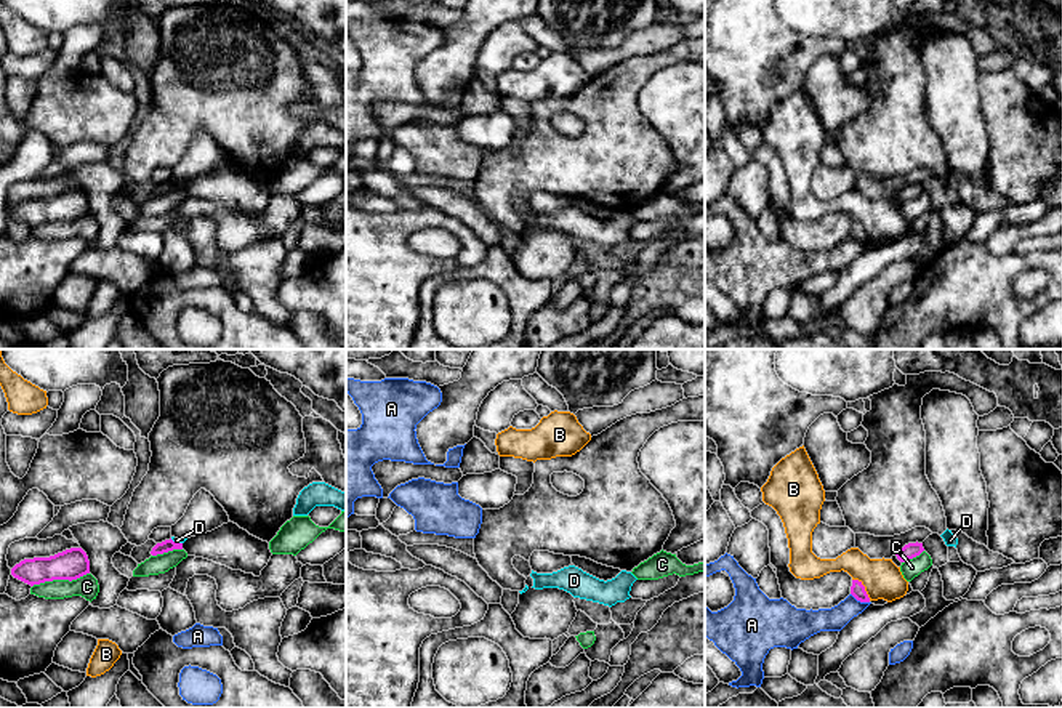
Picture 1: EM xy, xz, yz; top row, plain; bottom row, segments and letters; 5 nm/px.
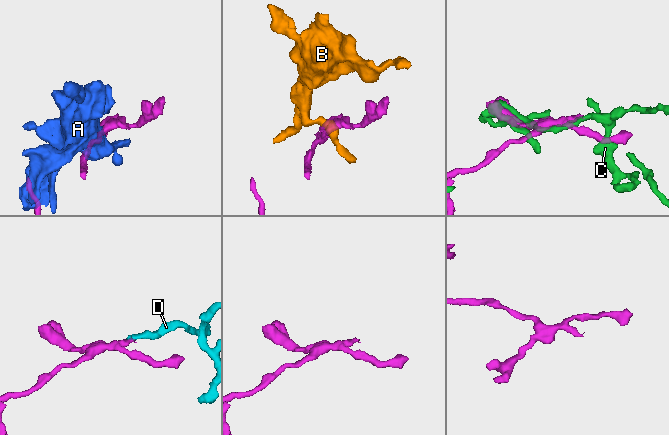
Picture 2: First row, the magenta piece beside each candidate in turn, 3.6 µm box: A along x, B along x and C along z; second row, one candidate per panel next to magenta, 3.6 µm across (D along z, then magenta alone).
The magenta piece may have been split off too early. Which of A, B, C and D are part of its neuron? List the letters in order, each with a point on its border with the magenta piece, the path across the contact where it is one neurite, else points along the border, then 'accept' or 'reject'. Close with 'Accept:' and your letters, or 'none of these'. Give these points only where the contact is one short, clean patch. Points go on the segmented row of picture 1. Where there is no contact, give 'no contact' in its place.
A: yz (860, 601) | along yz (851, 593), (857, 599), (868, 603) | reject
B: yz (864, 588) | reject
C: xy (60, 579) | reject
D: xy (176, 543) | along xy (170, 539), (181, 543) | reject
Accept: none of these

